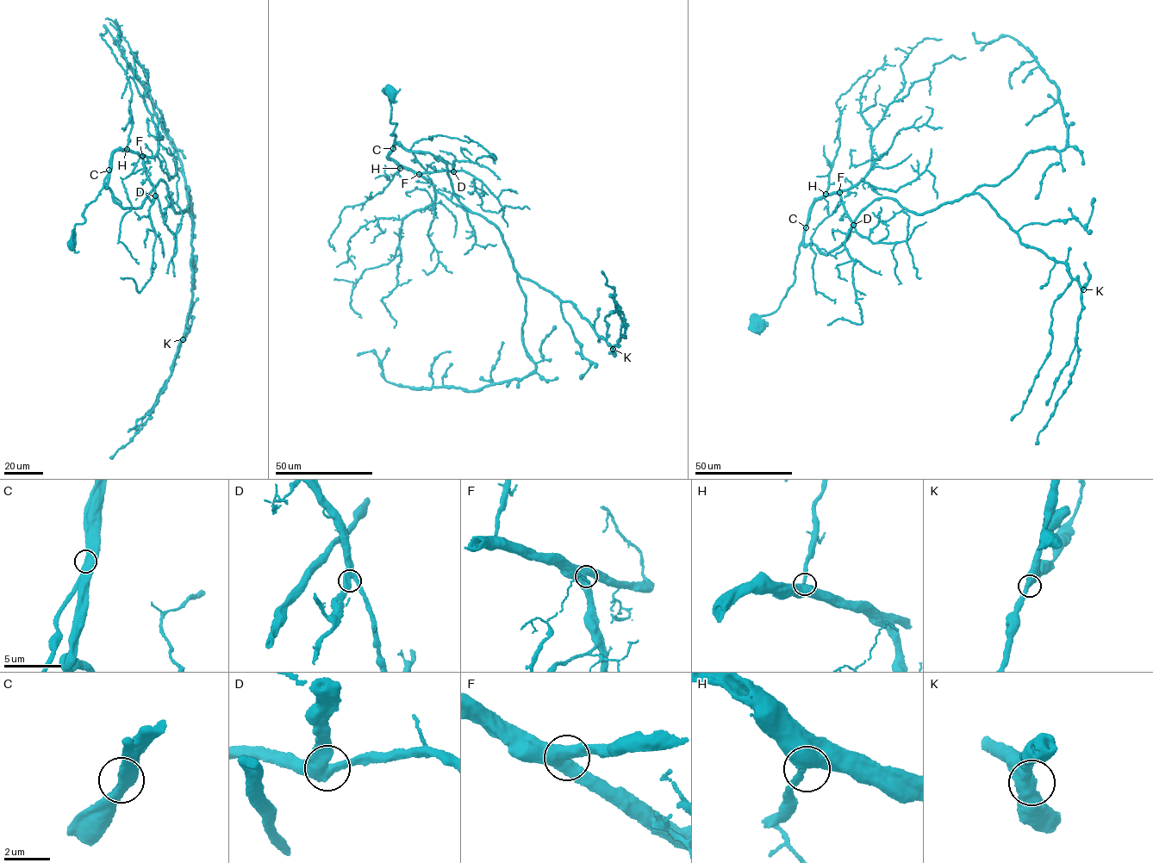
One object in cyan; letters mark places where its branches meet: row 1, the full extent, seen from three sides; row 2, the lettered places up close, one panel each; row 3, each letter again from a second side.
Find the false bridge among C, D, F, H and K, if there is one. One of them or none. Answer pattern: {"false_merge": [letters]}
{"false_merge": []}

